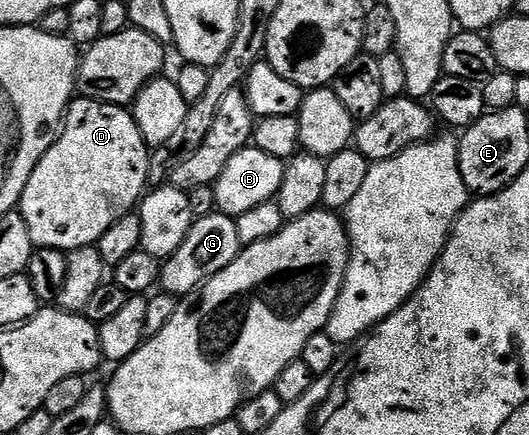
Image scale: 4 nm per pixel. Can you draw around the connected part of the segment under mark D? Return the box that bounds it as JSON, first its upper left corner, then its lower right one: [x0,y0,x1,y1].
[18,97,150,252]

